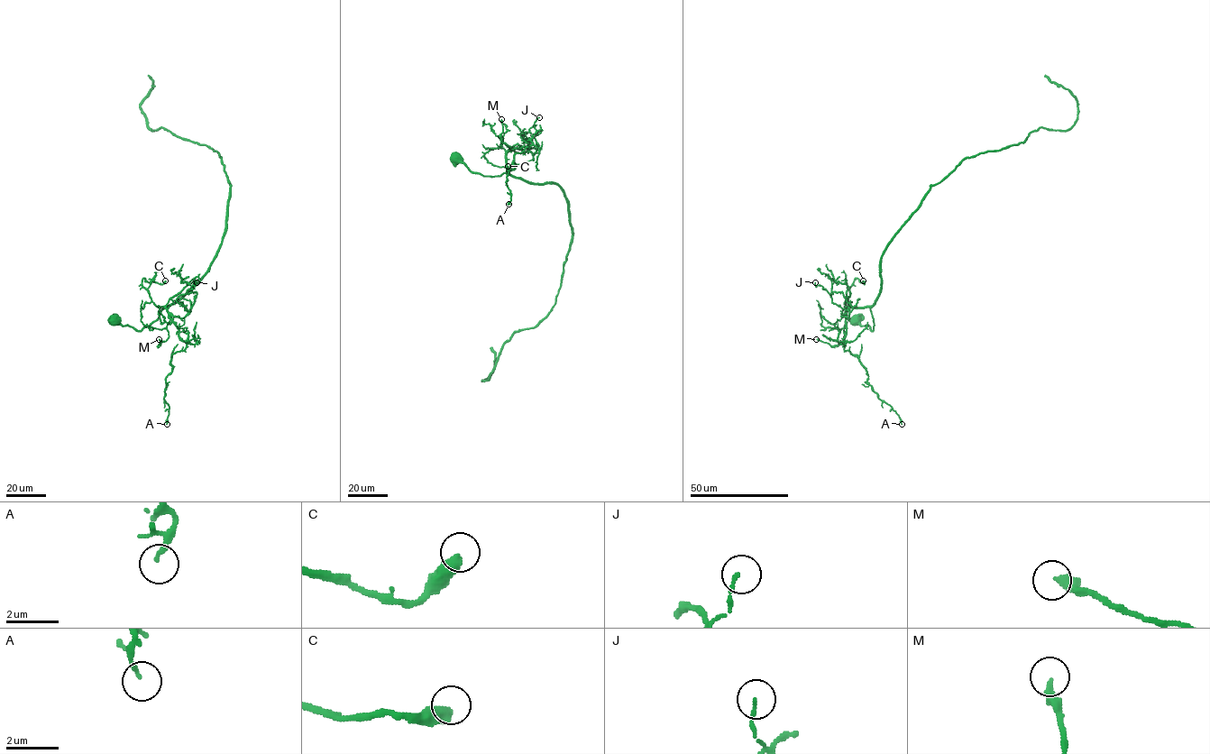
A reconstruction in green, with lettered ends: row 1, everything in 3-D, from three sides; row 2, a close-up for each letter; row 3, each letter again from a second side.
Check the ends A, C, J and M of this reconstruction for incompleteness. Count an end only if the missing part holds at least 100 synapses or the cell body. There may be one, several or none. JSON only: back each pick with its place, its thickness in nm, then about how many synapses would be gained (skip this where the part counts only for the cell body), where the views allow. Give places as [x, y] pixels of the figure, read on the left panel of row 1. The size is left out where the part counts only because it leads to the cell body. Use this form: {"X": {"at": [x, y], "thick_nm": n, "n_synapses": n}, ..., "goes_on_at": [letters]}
{"goes_on_at": []}

